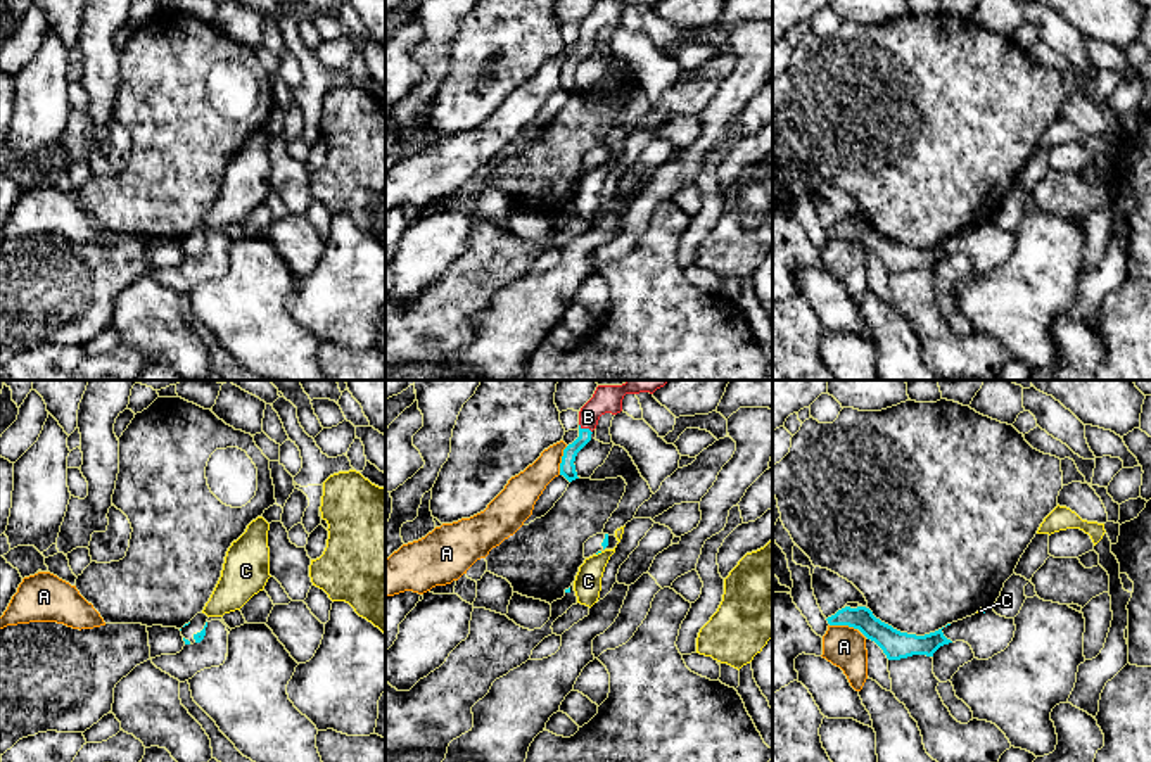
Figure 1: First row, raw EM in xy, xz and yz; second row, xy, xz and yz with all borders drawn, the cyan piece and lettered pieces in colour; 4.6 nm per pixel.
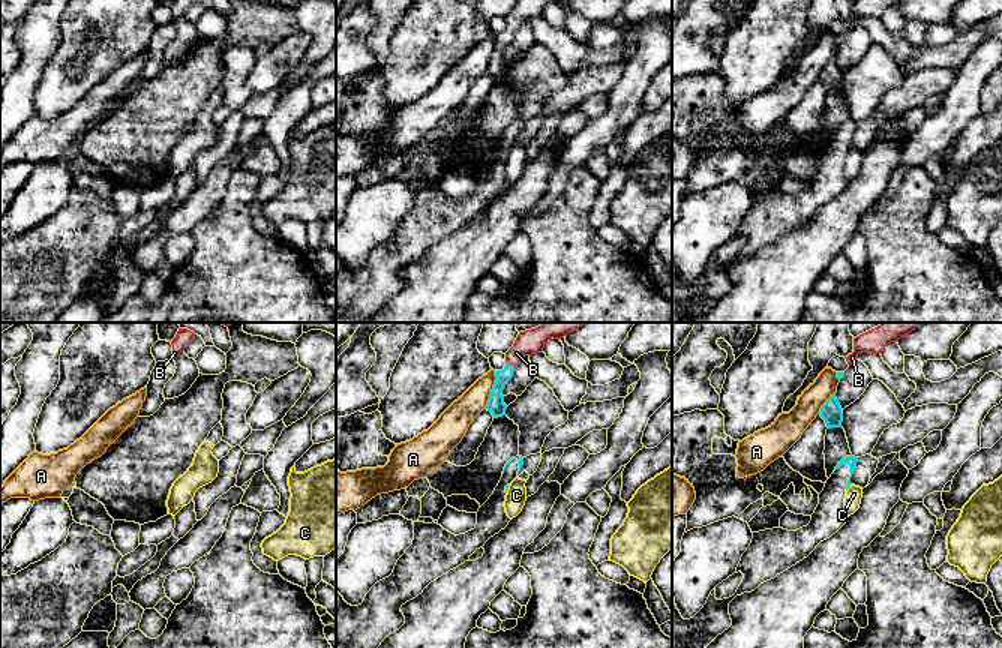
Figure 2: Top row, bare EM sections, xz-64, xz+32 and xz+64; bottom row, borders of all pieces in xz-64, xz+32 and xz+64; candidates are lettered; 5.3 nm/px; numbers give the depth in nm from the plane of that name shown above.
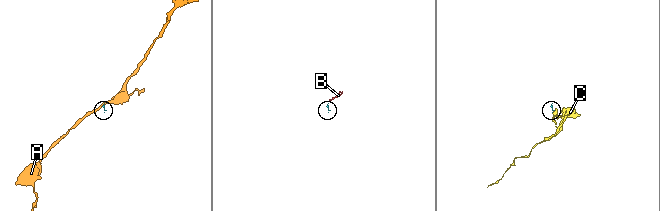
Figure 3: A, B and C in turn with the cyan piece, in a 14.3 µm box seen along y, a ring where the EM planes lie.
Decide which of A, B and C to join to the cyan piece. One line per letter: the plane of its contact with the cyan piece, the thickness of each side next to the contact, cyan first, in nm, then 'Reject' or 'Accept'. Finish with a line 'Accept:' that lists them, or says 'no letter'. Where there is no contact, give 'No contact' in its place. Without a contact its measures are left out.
A: Touches cyan in xz. Thickness 80 nm (cyan) against 160 nm. Reject
B: Touches cyan in xz. Thickness 80 nm (cyan) against 130 nm. Accept
C: Touches cyan in xz. Thickness 20 nm (cyan) against 130 nm. Reject
Accept: B

